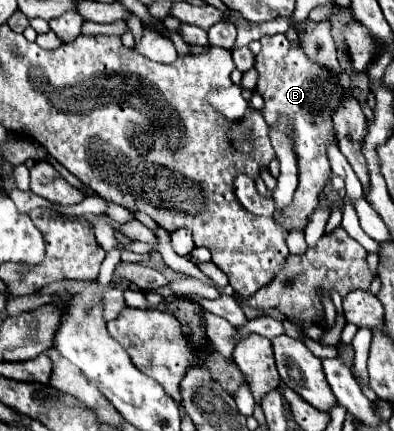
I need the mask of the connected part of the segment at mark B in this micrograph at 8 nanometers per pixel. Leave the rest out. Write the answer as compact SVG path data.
M275 34L275 36L263 36L261 40L261 52L257 54L255 60L255 70L259 72L257 80L257 92L265 100L263 118L267 124L275 124L281 116L285 116L293 124L295 132L295 154L299 162L299 186L293 196L293 204L281 212L281 216L273 216L287 232L291 228L305 230L309 216L315 212L319 204L319 192L323 190L325 182L331 178L331 166L327 160L327 146L337 142L335 140L335 130L333 130L333 110L341 104L345 96L351 96L349 90L349 76L341 72L335 76L327 68L311 62L299 42L289 42L285 34Z

